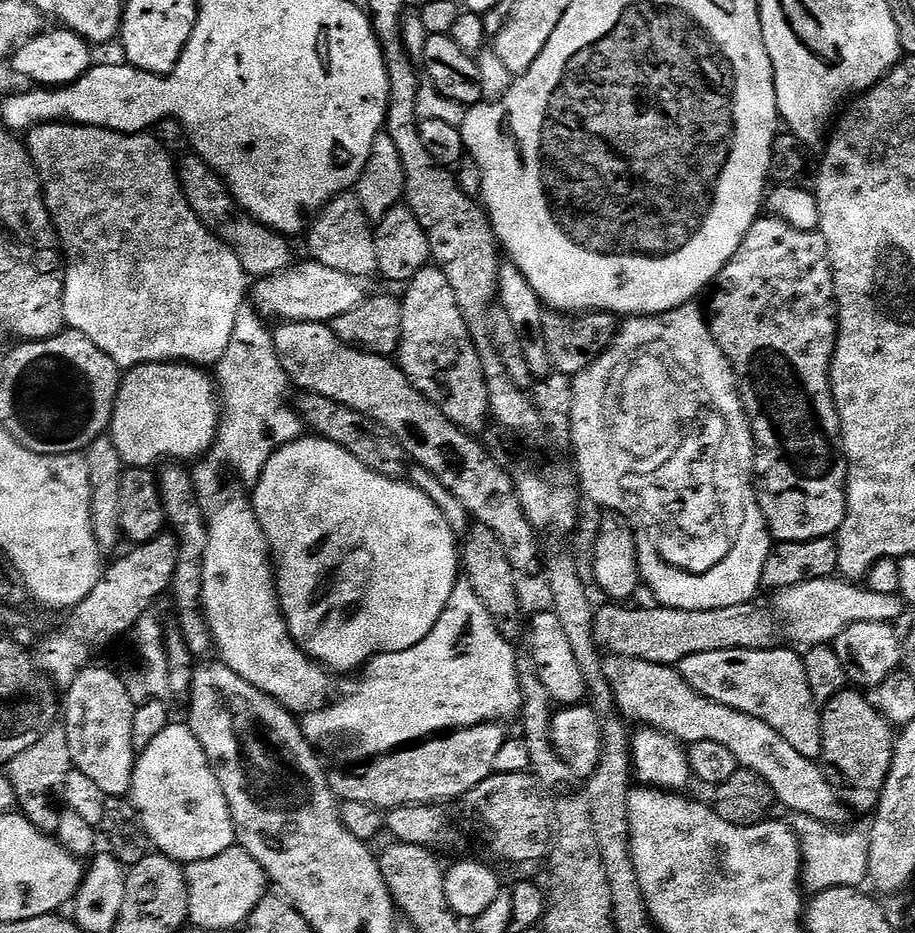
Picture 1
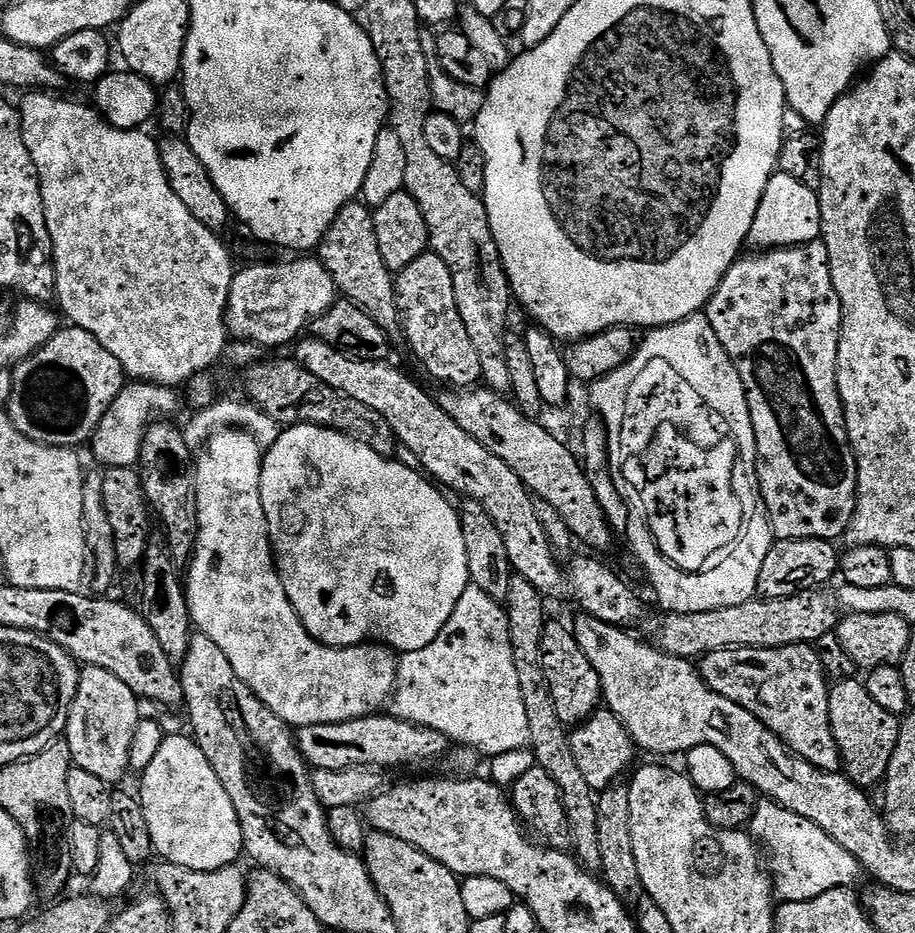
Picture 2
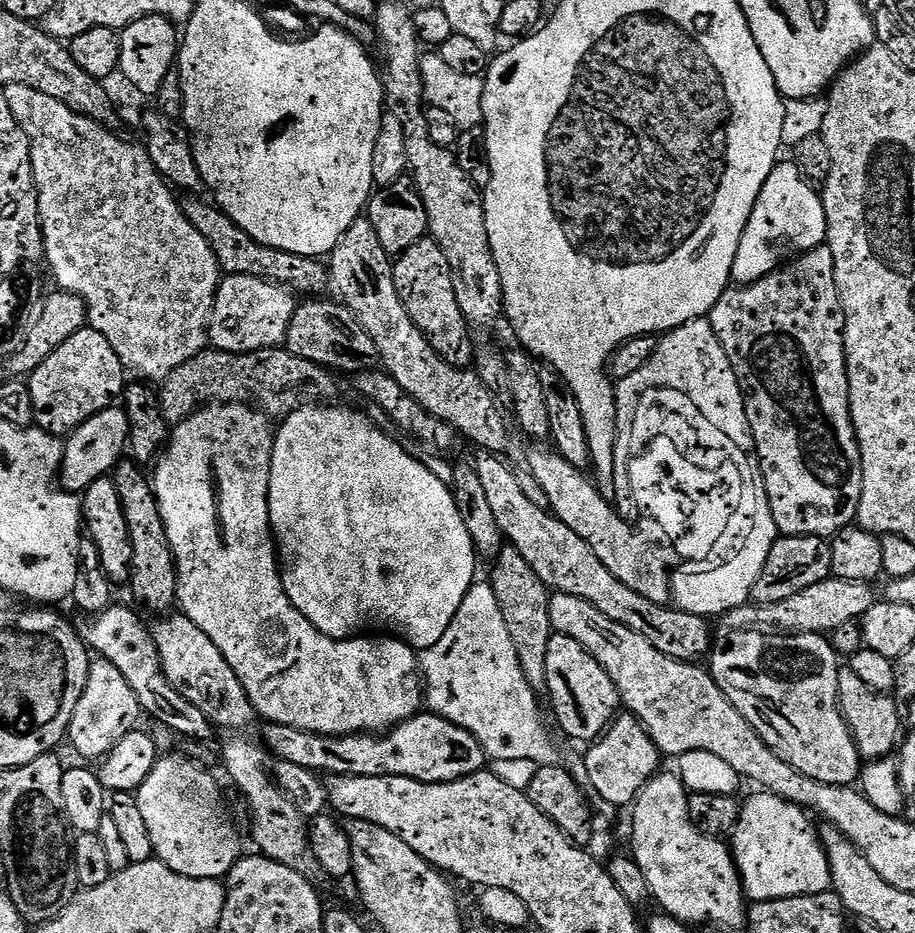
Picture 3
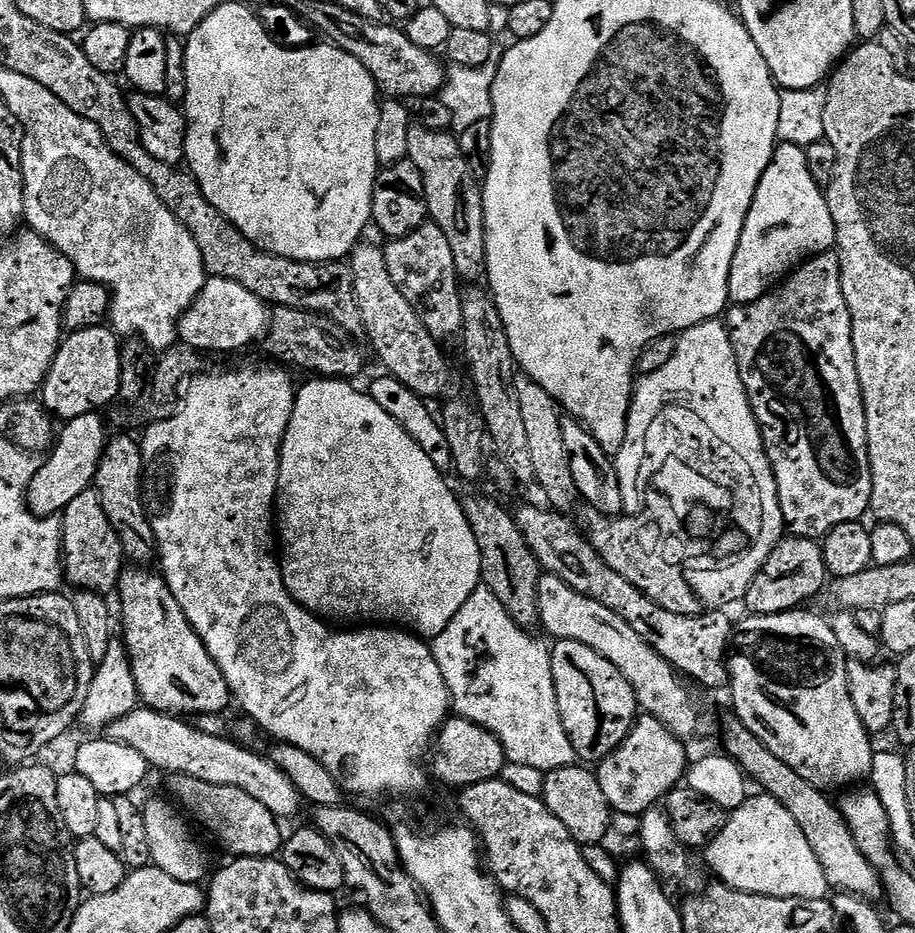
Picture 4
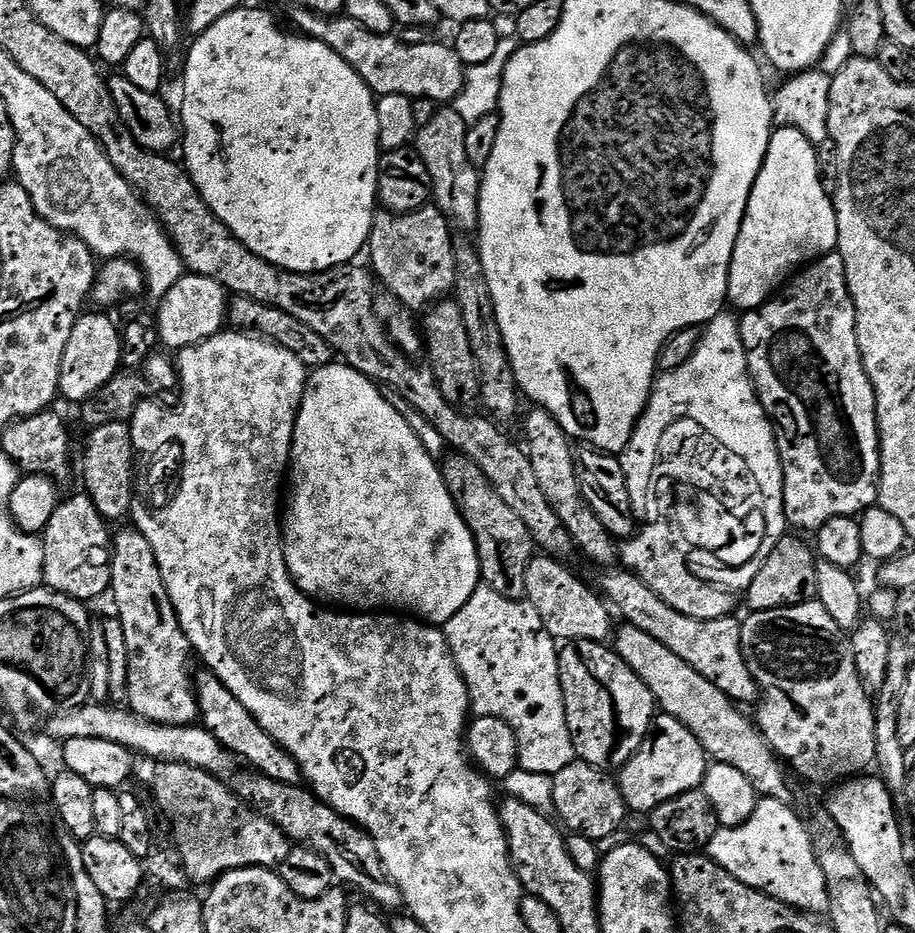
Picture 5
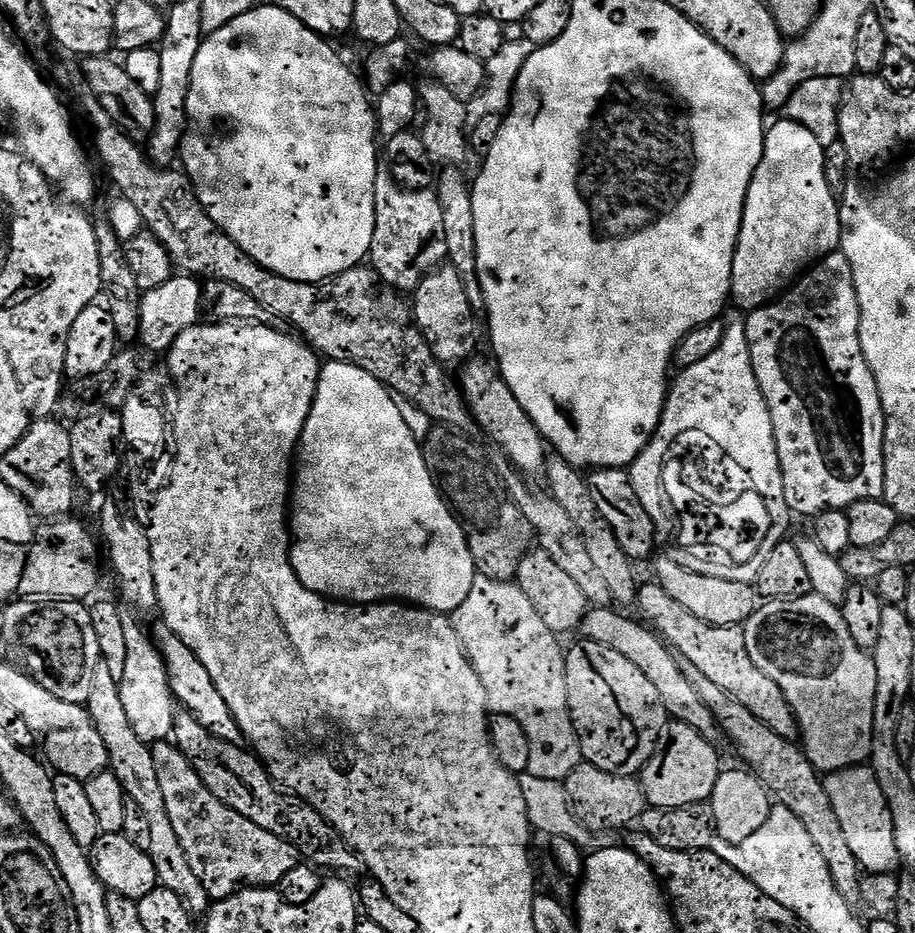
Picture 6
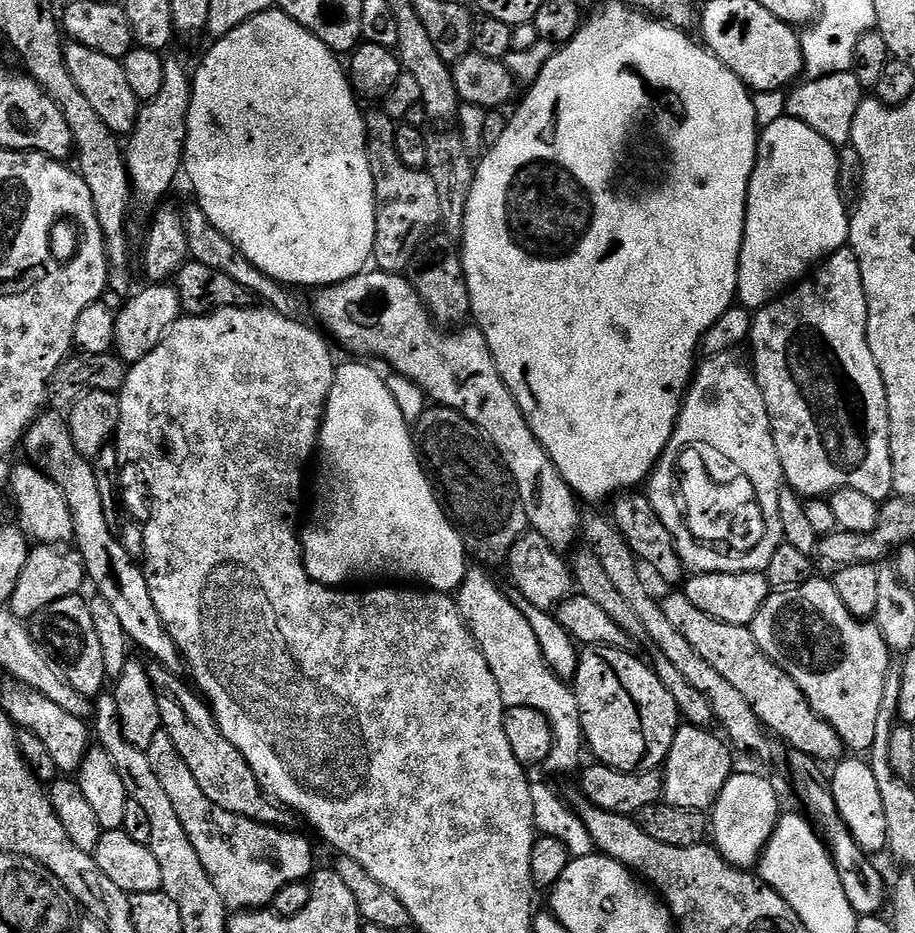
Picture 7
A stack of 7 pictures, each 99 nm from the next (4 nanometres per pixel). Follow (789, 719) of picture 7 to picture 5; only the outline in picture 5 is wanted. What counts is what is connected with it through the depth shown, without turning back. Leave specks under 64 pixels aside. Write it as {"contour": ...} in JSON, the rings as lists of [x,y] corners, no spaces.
{"contour":[[[608,570],[603,573],[599,591],[615,611],[617,608],[625,616],[623,619],[627,623],[638,626],[638,630],[650,634],[650,638],[658,638],[662,646],[674,650],[674,654],[678,654],[682,662],[694,666],[694,670],[698,670],[702,678],[710,678],[710,682],[714,682],[714,686],[718,686],[718,690],[722,690],[722,694],[736,701],[737,705],[745,706],[744,704],[750,703],[752,699],[757,699],[756,680],[750,674],[740,649],[741,621],[735,615],[717,620],[686,618],[686,614],[678,614],[674,606],[666,606],[666,602],[662,602],[662,598],[654,594],[654,590],[650,590],[631,572],[616,571]]]}

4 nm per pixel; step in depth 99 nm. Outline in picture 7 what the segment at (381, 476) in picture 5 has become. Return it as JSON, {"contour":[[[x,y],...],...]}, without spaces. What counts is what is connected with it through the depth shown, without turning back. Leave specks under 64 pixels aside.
{"contour":[[[352,362],[356,364],[343,364],[341,363],[336,369],[336,377],[334,378],[334,386],[330,390],[328,395],[328,401],[324,407],[324,420],[320,423],[320,442],[318,445],[318,463],[315,465],[316,468],[316,505],[312,508],[312,517],[307,517],[306,523],[303,525],[302,531],[300,532],[300,550],[304,553],[304,569],[308,572],[308,577],[311,578],[314,582],[319,584],[326,584],[329,586],[348,586],[351,580],[372,580],[368,582],[376,582],[379,576],[389,576],[389,581],[392,582],[415,582],[417,585],[423,586],[425,589],[433,590],[436,592],[447,592],[449,594],[455,593],[459,589],[460,584],[464,580],[464,575],[468,573],[470,567],[470,557],[467,552],[464,551],[464,543],[460,537],[460,533],[455,524],[448,519],[447,511],[440,499],[436,494],[436,489],[432,486],[432,481],[427,472],[424,471],[424,465],[420,463],[420,457],[416,454],[416,445],[412,442],[413,429],[410,427],[409,421],[408,424],[404,421],[404,412],[400,409],[400,404],[396,401],[396,396],[394,393],[388,389],[388,384],[375,372],[372,368],[367,368],[367,363],[364,362]]]}

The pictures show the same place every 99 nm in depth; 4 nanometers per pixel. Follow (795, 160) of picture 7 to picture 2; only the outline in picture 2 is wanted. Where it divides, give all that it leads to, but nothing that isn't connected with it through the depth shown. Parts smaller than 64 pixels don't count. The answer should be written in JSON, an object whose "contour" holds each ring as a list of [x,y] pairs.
{"contour":[[[777,171],[768,179],[762,202],[758,202],[758,214],[754,214],[754,222],[750,226],[746,241],[747,247],[752,250],[795,248],[797,244],[809,244],[812,240],[819,239],[819,195],[802,182],[798,182],[798,178],[790,178],[790,174]]]}

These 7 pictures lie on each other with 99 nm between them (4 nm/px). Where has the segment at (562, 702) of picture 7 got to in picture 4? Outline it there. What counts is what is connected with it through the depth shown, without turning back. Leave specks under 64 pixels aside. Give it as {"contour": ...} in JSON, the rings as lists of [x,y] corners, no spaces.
{"contour":[[[481,586],[474,590],[474,594],[470,594],[470,598],[466,598],[466,606],[454,614],[450,626],[435,636],[430,647],[442,670],[442,678],[446,678],[448,698],[455,715],[493,732],[498,742],[502,742],[507,763],[534,766],[534,770],[542,770],[547,774],[555,768],[566,768],[577,763],[578,757],[574,746],[570,746],[570,738],[558,714],[549,645],[535,640],[532,635],[529,629],[519,628],[514,618],[506,614],[506,606],[494,598],[491,590]]]}

